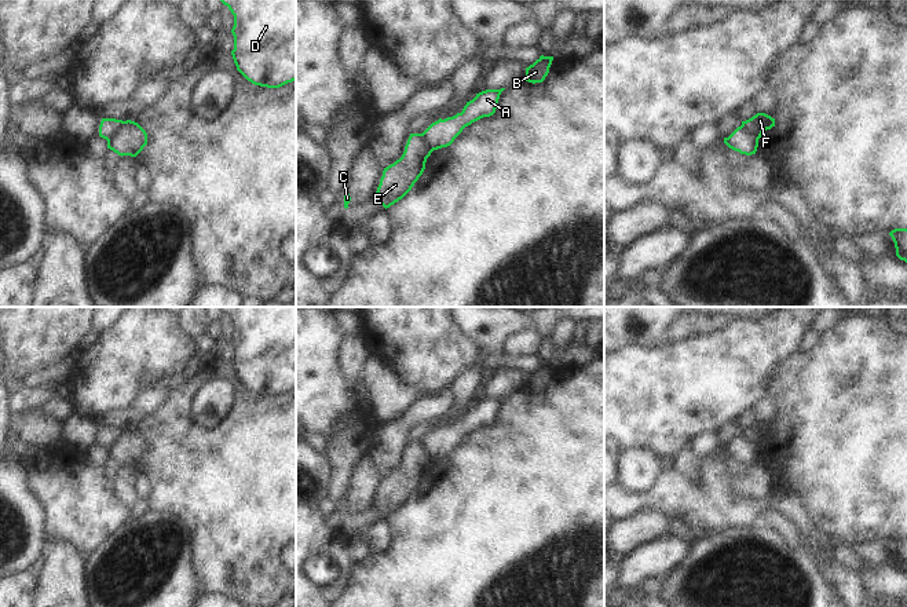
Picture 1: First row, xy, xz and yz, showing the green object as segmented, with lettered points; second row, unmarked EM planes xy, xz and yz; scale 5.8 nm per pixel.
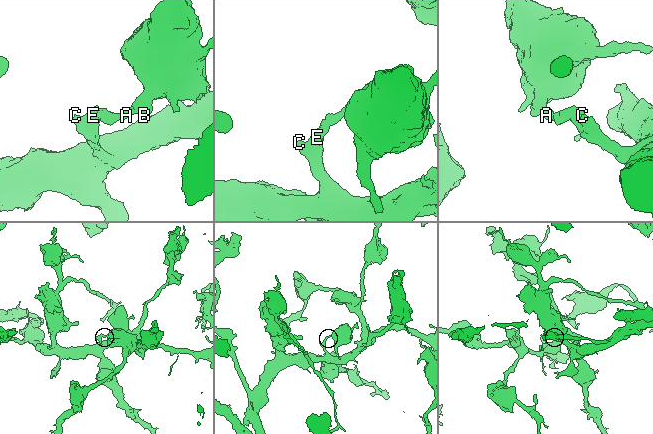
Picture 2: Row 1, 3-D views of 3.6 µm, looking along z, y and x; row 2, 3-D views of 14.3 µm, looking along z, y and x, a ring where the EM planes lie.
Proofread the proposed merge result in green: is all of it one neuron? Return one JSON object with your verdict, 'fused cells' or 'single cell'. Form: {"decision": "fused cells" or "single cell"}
{"decision": "fused cells"}

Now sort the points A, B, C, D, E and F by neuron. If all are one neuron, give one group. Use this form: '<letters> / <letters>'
A B D / C E F

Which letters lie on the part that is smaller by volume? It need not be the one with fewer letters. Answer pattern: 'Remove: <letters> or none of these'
Remove: A, B, D.

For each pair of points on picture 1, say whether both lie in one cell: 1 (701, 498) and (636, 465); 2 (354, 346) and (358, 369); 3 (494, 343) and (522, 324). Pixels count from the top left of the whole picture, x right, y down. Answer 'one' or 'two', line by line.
1: two
2: one
3: one

